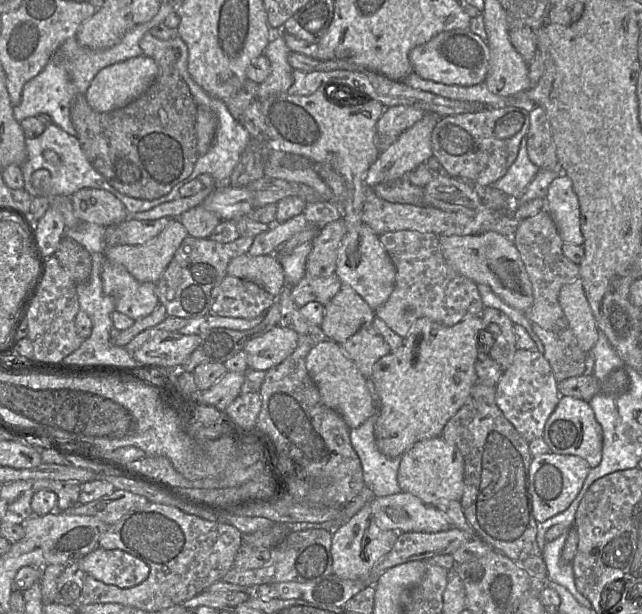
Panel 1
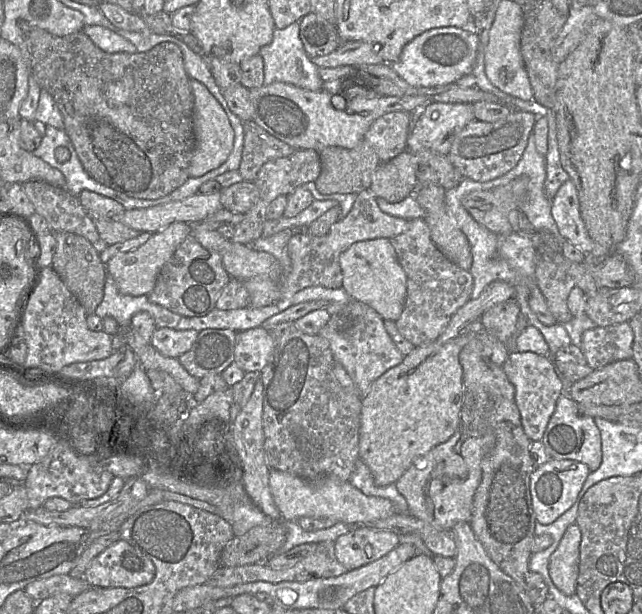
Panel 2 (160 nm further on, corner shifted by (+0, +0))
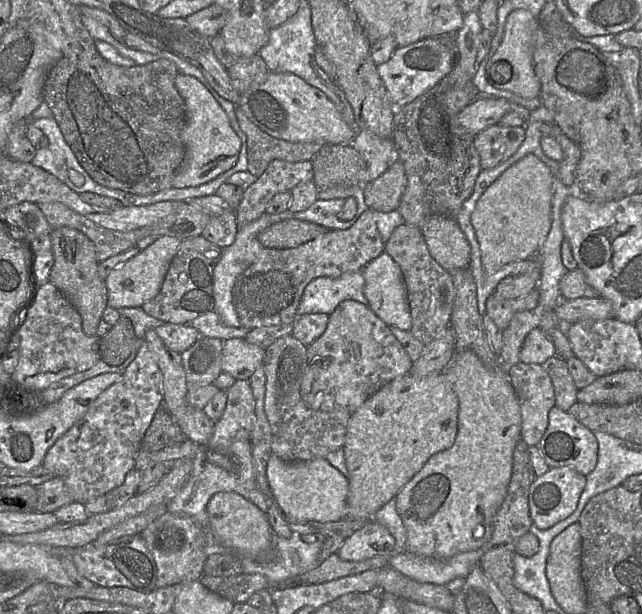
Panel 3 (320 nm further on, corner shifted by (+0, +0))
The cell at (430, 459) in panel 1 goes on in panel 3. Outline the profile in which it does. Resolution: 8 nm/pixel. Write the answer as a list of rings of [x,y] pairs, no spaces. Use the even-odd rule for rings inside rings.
[[[465,350],[454,353],[447,371],[459,401],[455,442],[449,449],[431,456],[395,497],[396,509],[407,533],[407,552],[438,560],[481,549],[491,539],[494,518],[507,495],[513,452],[521,439],[522,430],[519,401],[505,366],[501,363],[488,366],[475,352]]]

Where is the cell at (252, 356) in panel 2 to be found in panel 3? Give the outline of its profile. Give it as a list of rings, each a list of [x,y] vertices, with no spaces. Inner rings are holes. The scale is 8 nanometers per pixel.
[[[232,338],[223,342],[222,372],[236,380],[249,380],[260,365],[264,365],[265,349],[247,342],[243,338]]]

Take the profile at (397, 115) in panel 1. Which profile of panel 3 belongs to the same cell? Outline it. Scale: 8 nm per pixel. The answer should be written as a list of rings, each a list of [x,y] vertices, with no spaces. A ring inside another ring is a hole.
[[[356,130],[351,144],[367,164],[368,181],[379,177],[399,160],[391,137],[382,138],[367,130]]]

